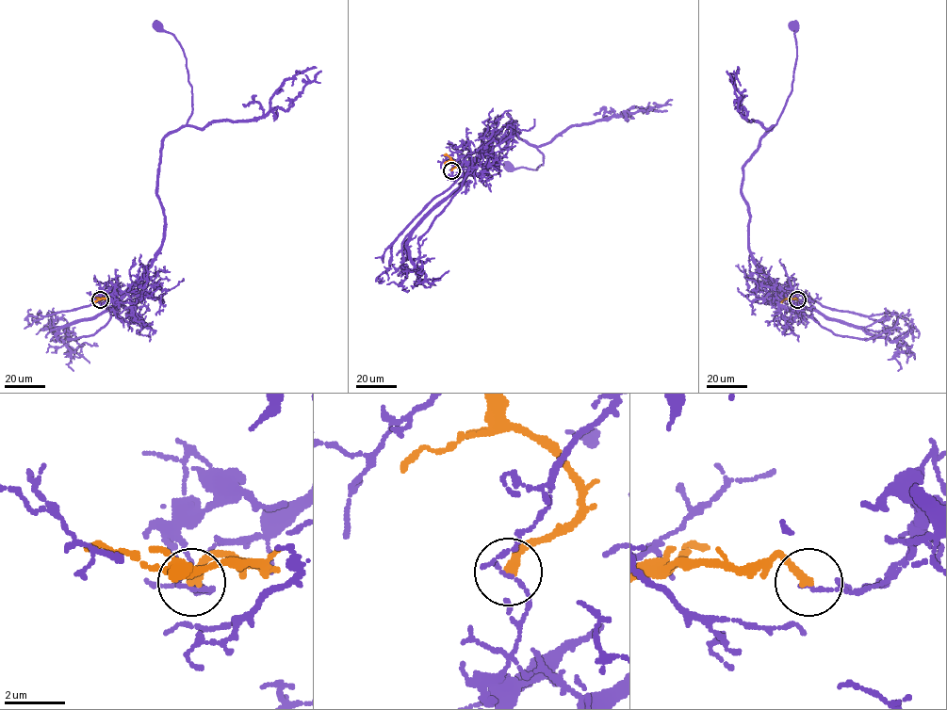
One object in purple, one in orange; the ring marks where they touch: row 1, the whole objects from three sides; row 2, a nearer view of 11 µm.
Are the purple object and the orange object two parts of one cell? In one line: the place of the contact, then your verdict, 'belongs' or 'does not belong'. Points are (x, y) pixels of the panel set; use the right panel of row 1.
at (797, 299); does not belong

